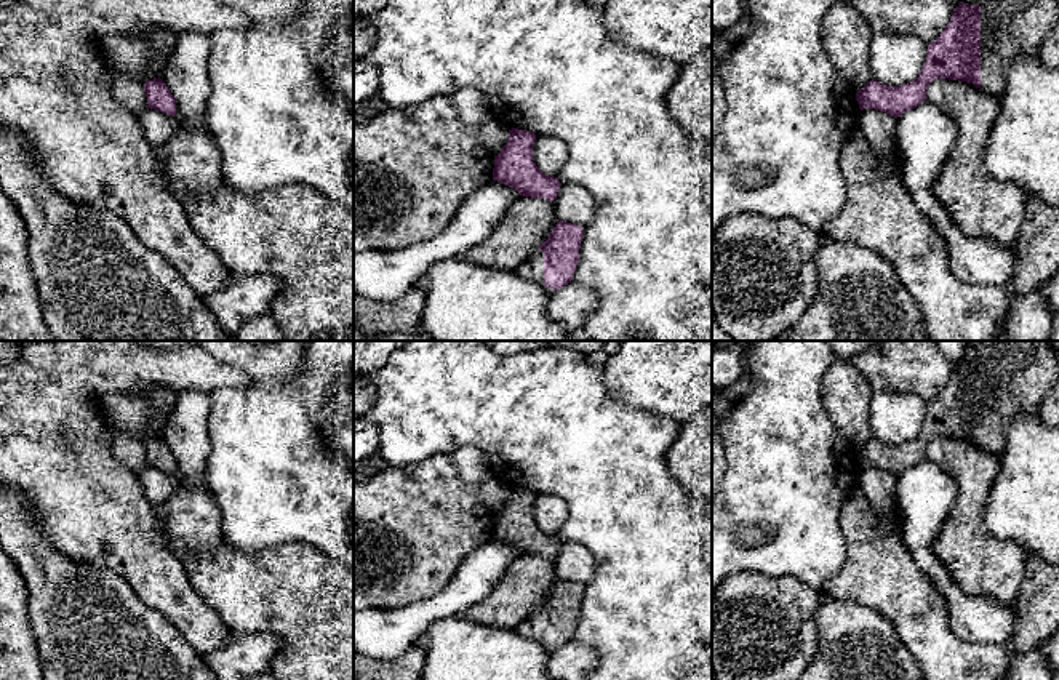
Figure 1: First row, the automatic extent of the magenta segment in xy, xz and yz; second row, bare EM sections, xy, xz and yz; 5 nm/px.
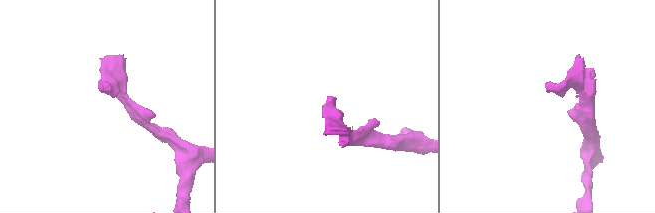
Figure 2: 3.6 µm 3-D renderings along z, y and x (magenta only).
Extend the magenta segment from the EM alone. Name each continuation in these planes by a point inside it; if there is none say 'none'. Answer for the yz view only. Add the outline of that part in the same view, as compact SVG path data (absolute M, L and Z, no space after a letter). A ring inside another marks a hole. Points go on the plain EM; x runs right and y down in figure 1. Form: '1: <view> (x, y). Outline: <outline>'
1: yz (1015, 375). Outline: M965 341L966 363L981 365L981 450L1000 458L1006 432L1021 413L1038 413L1059 379L1059 355L1051 341Z

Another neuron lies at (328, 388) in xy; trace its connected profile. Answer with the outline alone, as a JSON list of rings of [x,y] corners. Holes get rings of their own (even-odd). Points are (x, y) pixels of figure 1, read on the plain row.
[[[309,341],[307,366],[275,390],[256,384],[210,392],[210,454],[203,469],[205,491],[222,515],[222,539],[240,552],[258,552],[285,542],[310,544],[354,566],[354,467],[333,448],[325,427],[354,418],[354,341]]]

